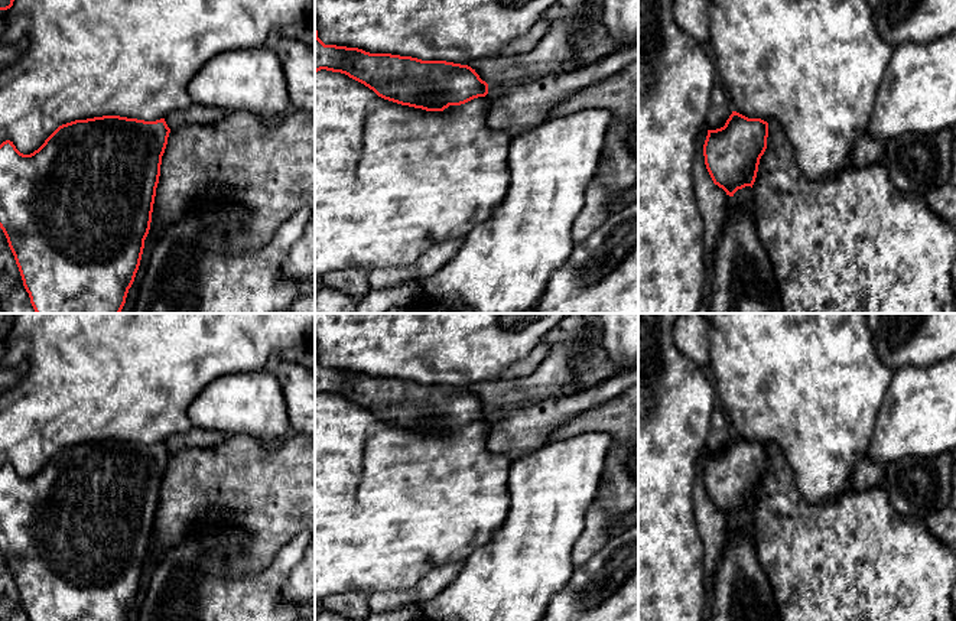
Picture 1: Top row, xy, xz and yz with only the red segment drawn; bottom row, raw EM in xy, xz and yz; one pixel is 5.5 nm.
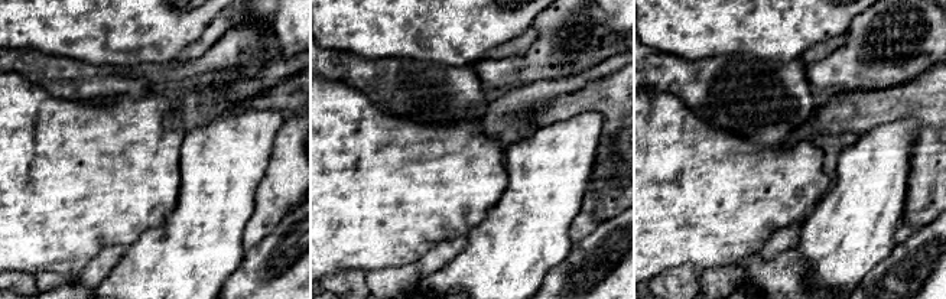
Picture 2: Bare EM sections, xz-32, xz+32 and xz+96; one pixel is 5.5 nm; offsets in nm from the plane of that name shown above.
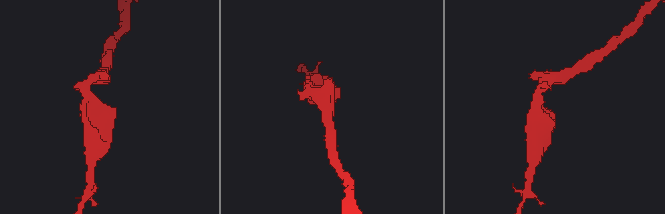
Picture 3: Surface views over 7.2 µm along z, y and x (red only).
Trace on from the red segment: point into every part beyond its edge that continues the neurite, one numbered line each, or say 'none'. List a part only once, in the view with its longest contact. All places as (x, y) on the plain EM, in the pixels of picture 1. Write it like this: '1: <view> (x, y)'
none

